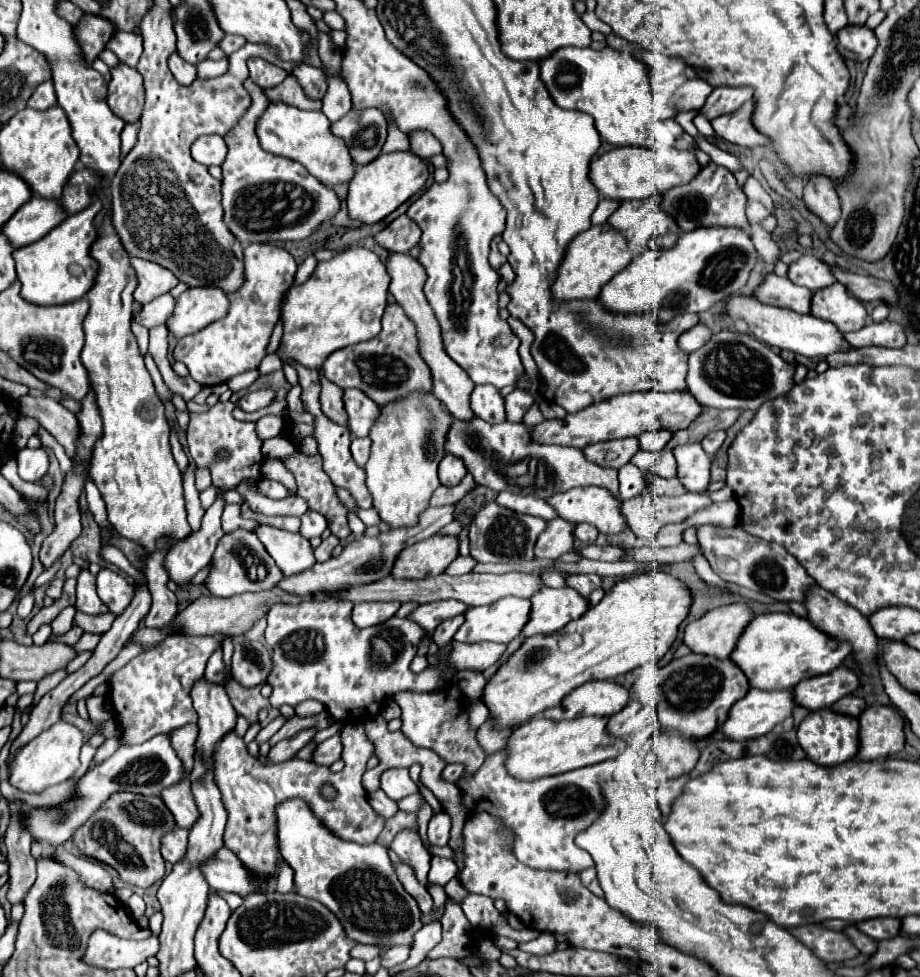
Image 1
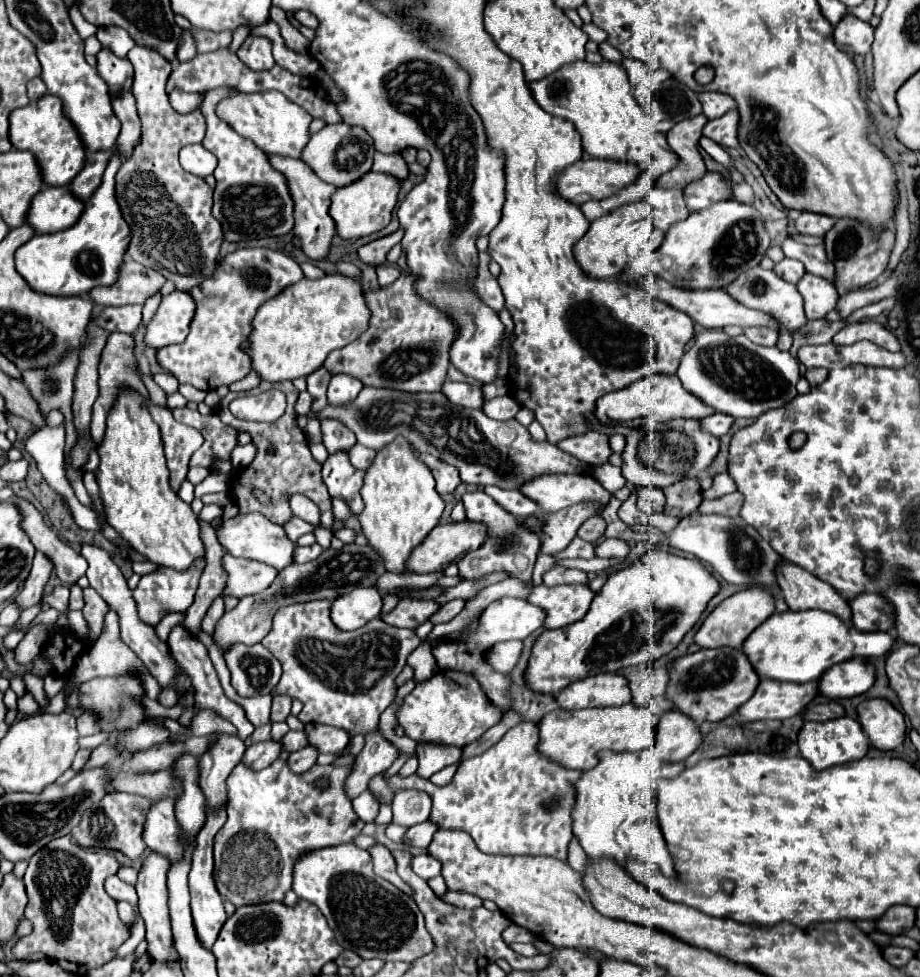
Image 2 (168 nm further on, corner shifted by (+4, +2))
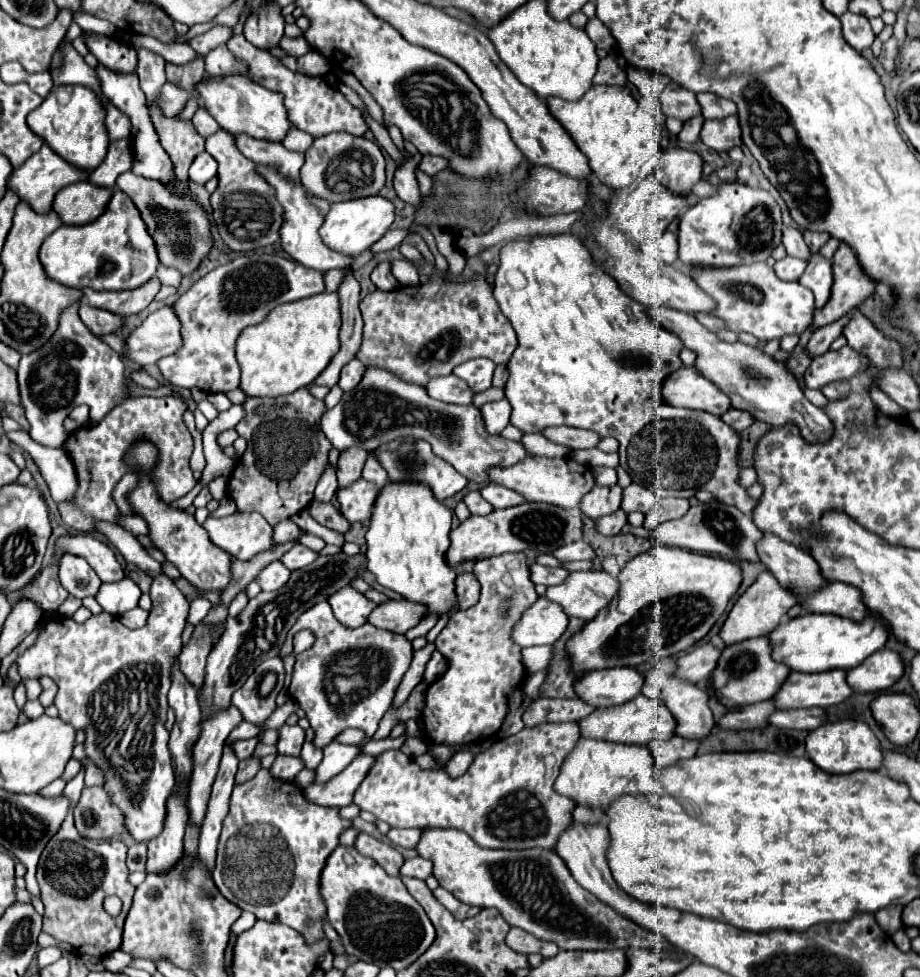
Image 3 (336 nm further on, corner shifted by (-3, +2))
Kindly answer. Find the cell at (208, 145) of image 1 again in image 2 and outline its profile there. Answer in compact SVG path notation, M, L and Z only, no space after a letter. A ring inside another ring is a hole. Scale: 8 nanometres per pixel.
M201 144L185 146L179 156L181 156L181 166L185 168L185 172L201 176L201 178L213 174L217 166L217 158L209 150L205 150Z

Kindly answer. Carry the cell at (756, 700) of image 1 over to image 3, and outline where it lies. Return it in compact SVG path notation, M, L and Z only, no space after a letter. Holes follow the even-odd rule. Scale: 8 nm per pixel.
M828 670L820 674L790 672L772 700L776 704L776 710L812 708L812 706L828 708L844 702L850 694L852 690L846 684L844 670Z

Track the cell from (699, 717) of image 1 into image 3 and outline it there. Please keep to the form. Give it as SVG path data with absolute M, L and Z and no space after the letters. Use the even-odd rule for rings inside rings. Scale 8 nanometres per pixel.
M760 636L760 638L750 638L744 642L726 646L722 650L722 656L720 656L716 668L710 674L710 682L714 688L714 696L720 700L720 704L724 704L728 708L740 708L746 704L770 700L774 696L774 692L780 688L780 684L786 680L788 672L790 672L790 668L772 660L768 638Z

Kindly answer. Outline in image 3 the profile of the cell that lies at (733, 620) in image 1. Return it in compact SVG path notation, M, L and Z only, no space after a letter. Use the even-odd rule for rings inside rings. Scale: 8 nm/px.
M766 570L762 572L756 582L736 600L736 604L732 606L726 622L720 628L720 638L724 640L724 644L734 644L734 642L742 642L748 638L756 638L756 636L764 636L768 632L772 632L772 628L776 628L782 620L782 614L788 612L790 606L796 604L796 596L788 590L784 590L778 580Z

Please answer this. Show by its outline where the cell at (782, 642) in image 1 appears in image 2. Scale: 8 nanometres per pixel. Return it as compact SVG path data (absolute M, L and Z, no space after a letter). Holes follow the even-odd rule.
M805 610L805 612L775 612L745 640L743 650L761 678L775 678L783 682L819 680L833 664L845 662L855 656L877 658L893 650L895 638L887 632L859 632L841 624L841 620L829 612Z

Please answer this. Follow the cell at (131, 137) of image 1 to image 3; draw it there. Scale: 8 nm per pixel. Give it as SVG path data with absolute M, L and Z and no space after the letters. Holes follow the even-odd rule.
M118 188L102 216L82 226L60 226L40 248L40 264L48 278L78 290L132 290L150 280L158 268L152 236L132 200Z

